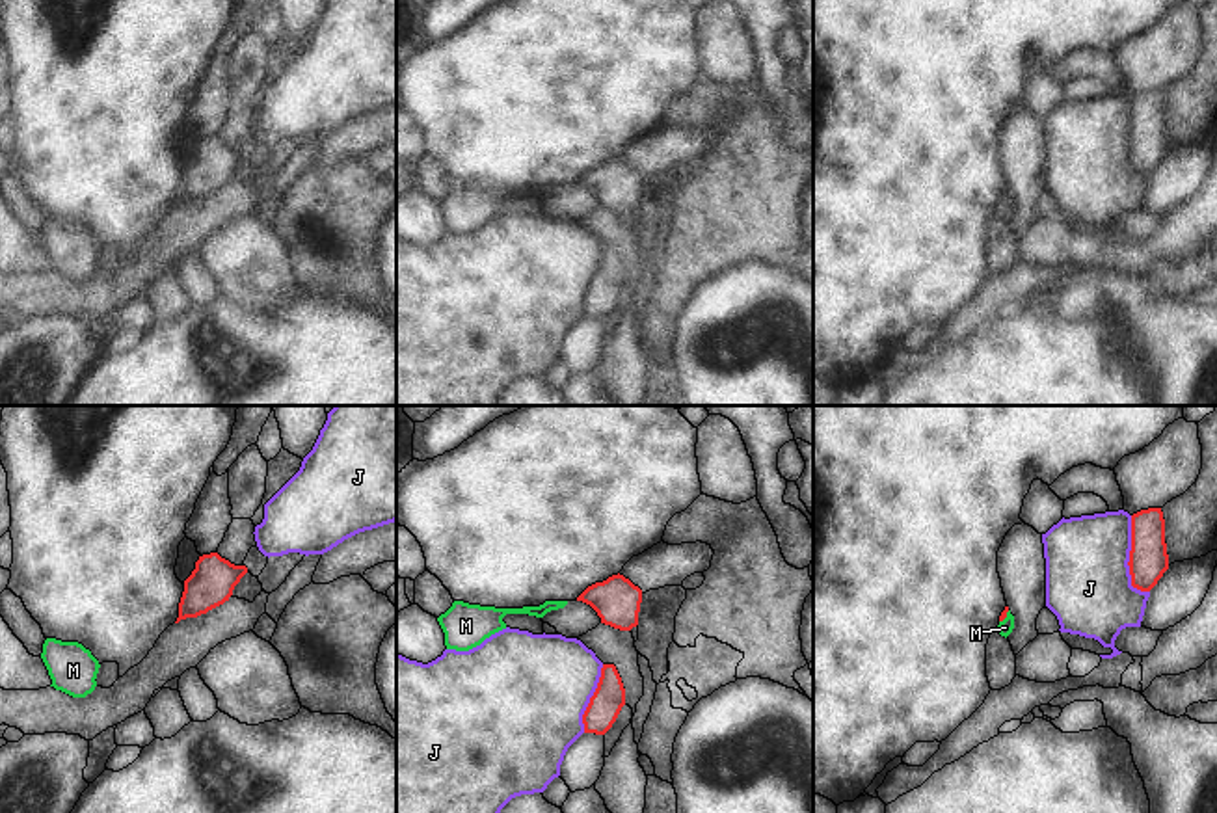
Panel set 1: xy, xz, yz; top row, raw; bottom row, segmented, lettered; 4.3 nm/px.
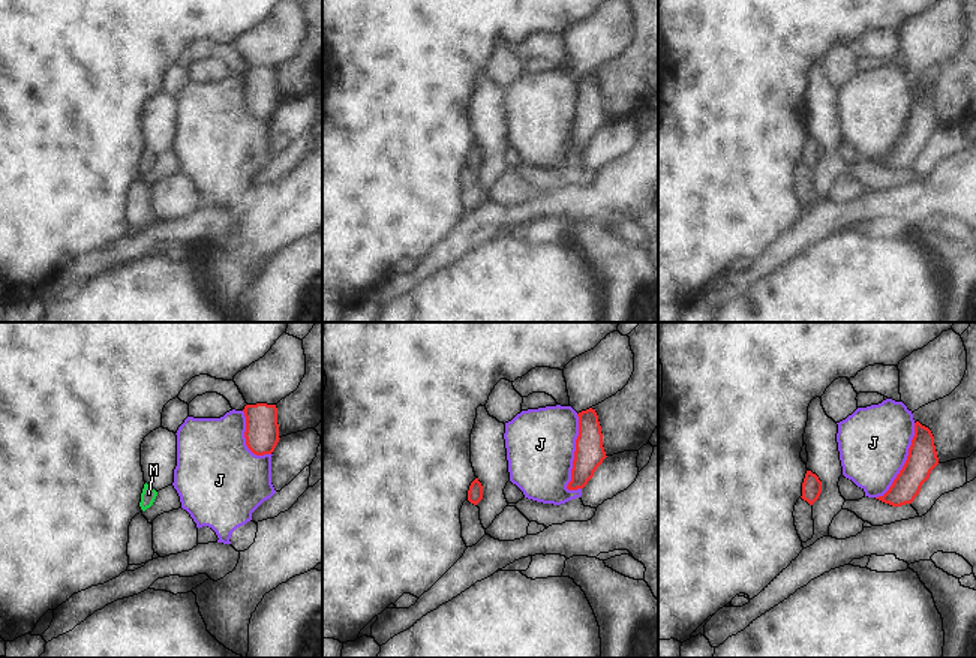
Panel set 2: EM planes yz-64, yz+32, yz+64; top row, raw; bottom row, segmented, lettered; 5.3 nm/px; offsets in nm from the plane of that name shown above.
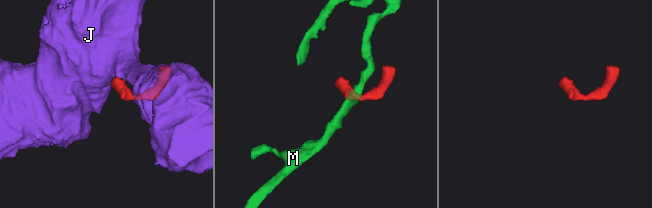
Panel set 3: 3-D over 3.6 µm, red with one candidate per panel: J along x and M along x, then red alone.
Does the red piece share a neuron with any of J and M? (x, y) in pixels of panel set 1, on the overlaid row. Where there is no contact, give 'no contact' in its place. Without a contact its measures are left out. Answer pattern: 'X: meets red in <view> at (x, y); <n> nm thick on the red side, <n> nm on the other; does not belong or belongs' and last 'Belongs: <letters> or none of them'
J: meets red in yz at (1130, 559); 170 nm thick on the red side, 360 nm on the other; does not belong
M: meets red in yz at (1005, 616); 30 nm thick on the red side, 70 nm on the other; belongs
Belongs: M

